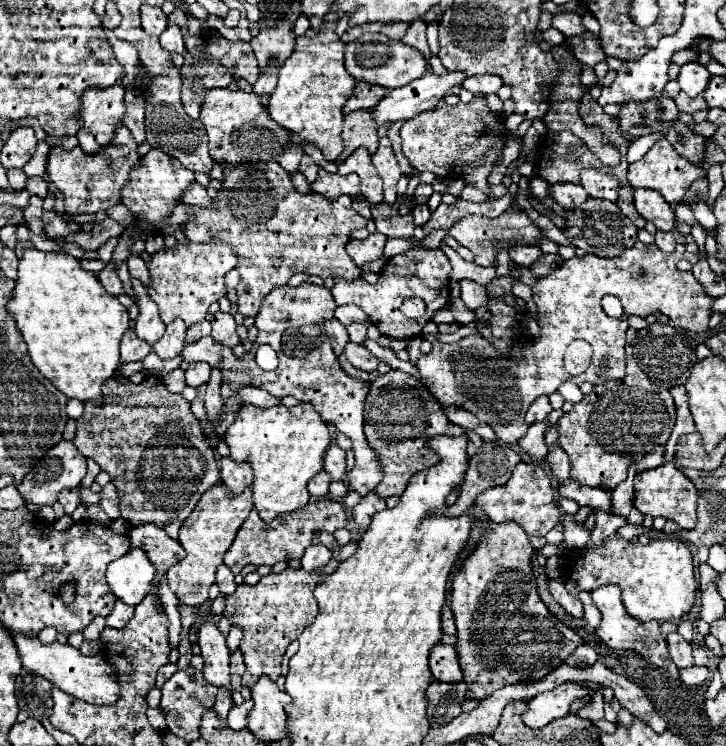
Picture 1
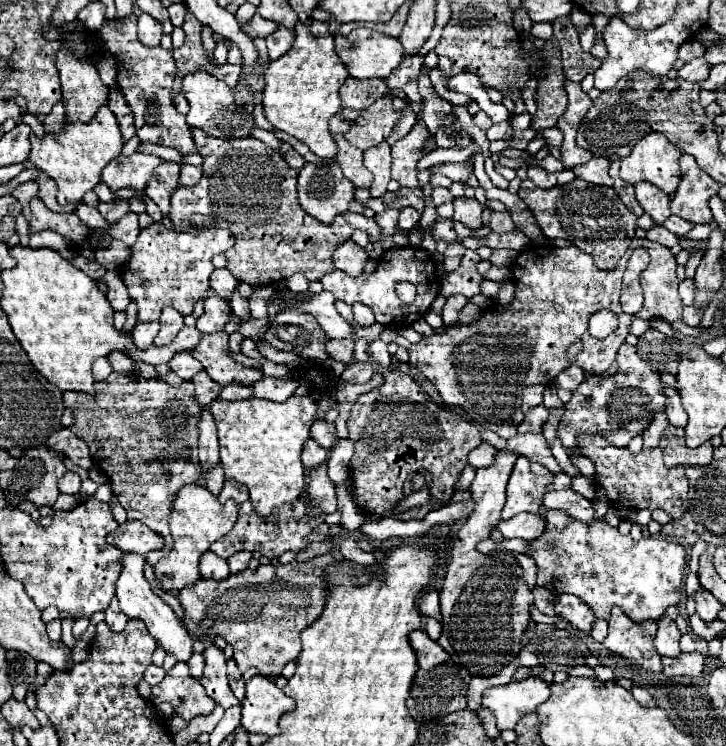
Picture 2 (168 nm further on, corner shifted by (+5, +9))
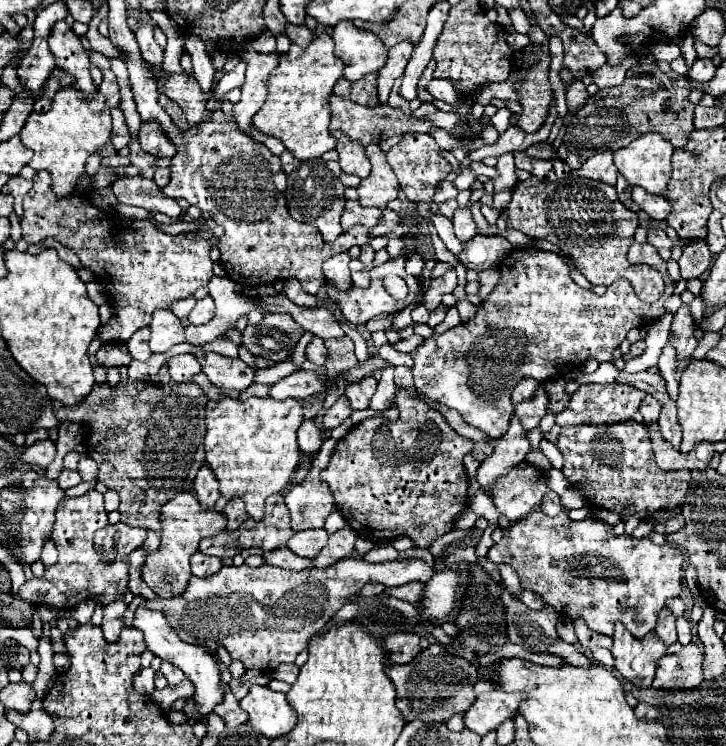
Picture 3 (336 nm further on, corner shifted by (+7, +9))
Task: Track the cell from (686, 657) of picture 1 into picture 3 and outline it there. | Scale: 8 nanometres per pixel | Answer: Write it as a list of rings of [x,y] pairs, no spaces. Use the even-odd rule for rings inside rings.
[[[663,607],[659,613],[657,613],[657,627],[655,627],[655,633],[657,637],[665,643],[665,645],[671,645],[677,641],[677,631],[675,631],[675,615]]]

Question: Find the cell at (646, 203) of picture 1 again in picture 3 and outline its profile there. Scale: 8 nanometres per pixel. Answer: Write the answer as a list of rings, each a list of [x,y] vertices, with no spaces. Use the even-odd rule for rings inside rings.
[[[633,187],[631,191],[633,201],[651,217],[651,219],[667,219],[667,215],[671,213],[671,203],[663,197],[663,195],[651,195],[641,187]]]

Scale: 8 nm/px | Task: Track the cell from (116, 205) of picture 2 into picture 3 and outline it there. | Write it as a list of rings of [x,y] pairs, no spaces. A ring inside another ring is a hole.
[[[123,175],[111,185],[111,189],[119,203],[143,207],[149,213],[165,213],[169,217],[179,217],[183,211],[175,203],[175,199],[169,199],[161,193],[161,189],[155,185],[153,179],[145,179],[141,175],[137,177]]]

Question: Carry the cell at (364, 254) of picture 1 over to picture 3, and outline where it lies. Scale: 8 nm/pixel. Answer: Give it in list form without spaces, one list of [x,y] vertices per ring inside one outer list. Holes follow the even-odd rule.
[[[333,255],[323,263],[323,277],[325,283],[335,287],[337,291],[347,291],[351,289],[351,271],[349,271],[349,255]]]

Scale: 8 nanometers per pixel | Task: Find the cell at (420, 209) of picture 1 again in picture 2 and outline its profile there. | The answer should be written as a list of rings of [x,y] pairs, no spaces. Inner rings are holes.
[[[403,207],[399,211],[399,227],[401,229],[413,229],[419,223],[419,219],[421,219],[421,213],[413,207]]]

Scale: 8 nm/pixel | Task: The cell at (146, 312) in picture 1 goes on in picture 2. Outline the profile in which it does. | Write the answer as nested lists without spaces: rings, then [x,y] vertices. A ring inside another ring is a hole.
[[[137,321],[135,327],[133,327],[133,333],[131,333],[133,343],[135,343],[139,349],[149,347],[149,345],[153,343],[157,331],[159,331],[159,323],[157,323],[157,321],[149,321],[149,323],[141,323],[141,321]]]

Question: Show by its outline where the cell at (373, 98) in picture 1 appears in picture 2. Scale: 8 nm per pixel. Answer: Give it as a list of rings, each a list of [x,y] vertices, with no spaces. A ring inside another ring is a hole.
[[[347,77],[347,81],[339,89],[341,105],[343,107],[353,107],[353,109],[371,107],[371,103],[375,103],[383,95],[387,95],[385,79],[355,79],[355,77]]]

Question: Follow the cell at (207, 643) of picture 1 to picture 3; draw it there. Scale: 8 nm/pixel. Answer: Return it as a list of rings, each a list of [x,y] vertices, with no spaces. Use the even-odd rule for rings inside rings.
[[[223,685],[223,687],[225,687],[225,699],[223,699],[223,703],[219,703],[215,707],[215,713],[223,719],[223,723],[227,727],[239,727],[239,725],[247,723],[249,717],[245,715],[245,711],[241,711],[239,701],[233,697],[233,693],[231,693],[231,689],[227,685]]]

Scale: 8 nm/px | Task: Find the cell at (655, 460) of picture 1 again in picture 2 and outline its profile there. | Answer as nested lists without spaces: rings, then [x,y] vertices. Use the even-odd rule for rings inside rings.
[[[655,415],[655,423],[643,435],[643,449],[655,449],[659,445],[659,439],[667,425],[669,425],[669,421],[665,415]]]

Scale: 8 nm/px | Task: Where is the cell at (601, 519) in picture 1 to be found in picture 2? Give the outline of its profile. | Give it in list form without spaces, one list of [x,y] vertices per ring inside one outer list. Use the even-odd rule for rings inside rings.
[[[573,489],[567,491],[549,491],[543,497],[543,505],[547,509],[562,510],[569,517],[585,523],[593,523],[597,521],[597,513],[591,505],[589,499],[585,499],[581,493],[575,493]]]

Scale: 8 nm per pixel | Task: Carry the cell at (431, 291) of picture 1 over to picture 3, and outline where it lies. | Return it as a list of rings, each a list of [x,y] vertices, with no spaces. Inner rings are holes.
[[[391,257],[387,263],[371,269],[371,285],[369,289],[357,289],[357,287],[351,287],[349,291],[333,291],[333,287],[327,287],[327,293],[331,299],[337,299],[339,301],[339,309],[343,313],[343,317],[351,323],[351,325],[365,325],[369,319],[373,319],[375,315],[383,315],[383,313],[397,313],[401,309],[405,309],[407,305],[411,305],[411,301],[419,295],[419,279],[411,277],[407,271],[405,271],[405,257]],[[389,273],[395,273],[399,277],[405,279],[405,283],[409,285],[409,295],[405,301],[395,301],[383,287],[383,277],[389,275]]]

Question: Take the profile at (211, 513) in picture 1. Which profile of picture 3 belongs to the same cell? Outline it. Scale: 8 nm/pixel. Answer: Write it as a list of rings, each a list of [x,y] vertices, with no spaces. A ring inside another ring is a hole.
[[[183,491],[161,507],[159,521],[161,521],[161,547],[155,553],[147,555],[141,569],[141,579],[159,597],[177,597],[187,589],[187,581],[191,577],[189,557],[199,549],[201,539],[213,537],[225,529],[225,517],[215,511],[203,511],[195,495]]]

